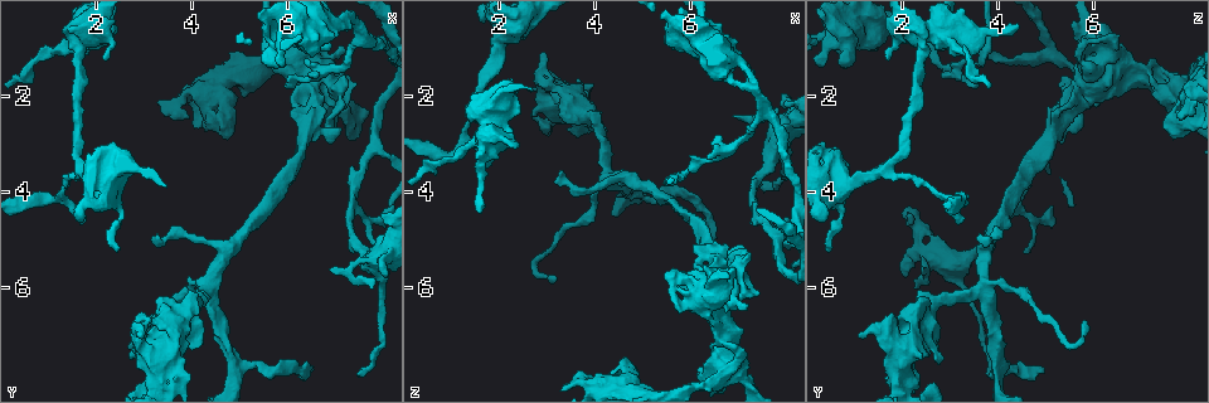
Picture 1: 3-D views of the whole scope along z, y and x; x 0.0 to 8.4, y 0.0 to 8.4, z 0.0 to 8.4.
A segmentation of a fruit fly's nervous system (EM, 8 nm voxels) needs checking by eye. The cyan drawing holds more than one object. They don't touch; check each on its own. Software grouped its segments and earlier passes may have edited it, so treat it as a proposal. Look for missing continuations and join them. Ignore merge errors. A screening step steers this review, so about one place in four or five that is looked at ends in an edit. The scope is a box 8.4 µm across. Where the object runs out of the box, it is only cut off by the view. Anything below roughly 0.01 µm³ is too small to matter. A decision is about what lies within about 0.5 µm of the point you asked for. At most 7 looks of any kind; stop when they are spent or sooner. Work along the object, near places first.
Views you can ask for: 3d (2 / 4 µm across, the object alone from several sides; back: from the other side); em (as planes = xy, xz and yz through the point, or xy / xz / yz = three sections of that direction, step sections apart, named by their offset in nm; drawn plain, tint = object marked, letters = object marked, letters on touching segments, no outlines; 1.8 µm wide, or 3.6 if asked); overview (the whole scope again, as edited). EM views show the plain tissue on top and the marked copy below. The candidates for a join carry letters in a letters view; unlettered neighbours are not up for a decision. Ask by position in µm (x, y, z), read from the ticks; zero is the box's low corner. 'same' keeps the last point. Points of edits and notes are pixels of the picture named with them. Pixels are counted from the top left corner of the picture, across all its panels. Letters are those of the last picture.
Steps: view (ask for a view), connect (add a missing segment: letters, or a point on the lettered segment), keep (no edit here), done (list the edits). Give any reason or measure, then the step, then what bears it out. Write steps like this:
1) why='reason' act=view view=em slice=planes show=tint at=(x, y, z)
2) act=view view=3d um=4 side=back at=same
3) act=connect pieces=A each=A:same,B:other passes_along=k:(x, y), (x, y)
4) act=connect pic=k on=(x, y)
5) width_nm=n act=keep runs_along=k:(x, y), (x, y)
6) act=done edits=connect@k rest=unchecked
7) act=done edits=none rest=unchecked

why='closes a loop' act=view view=em slice=xy step=16 show=tint at=(1.60, 0.95, 3.45)

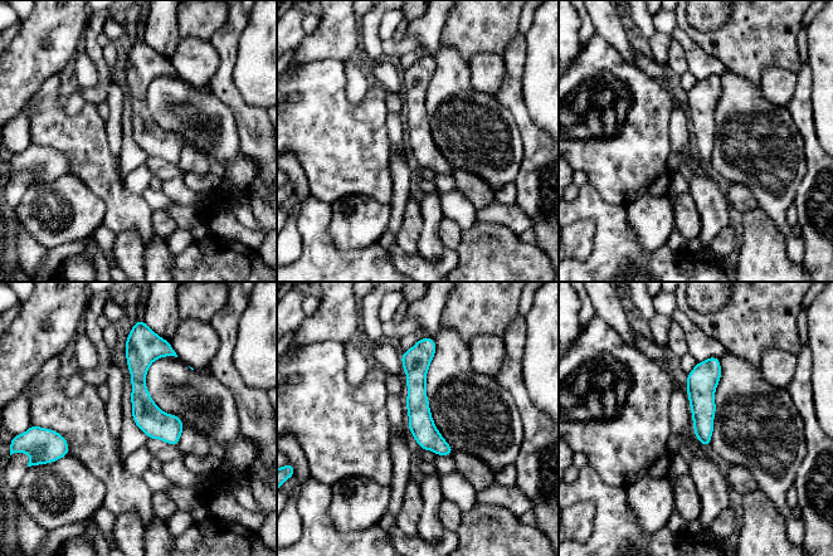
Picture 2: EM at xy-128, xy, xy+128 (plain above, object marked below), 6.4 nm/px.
act=view view=em slice=planes show=letters at=same

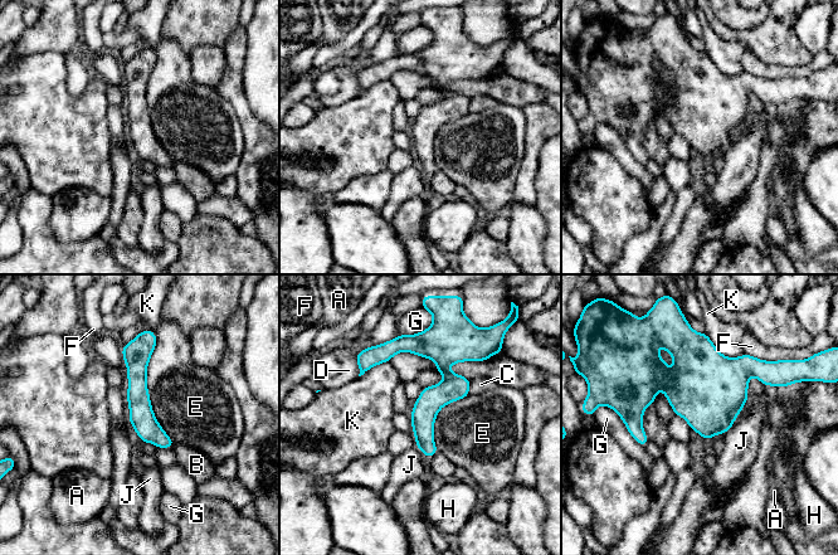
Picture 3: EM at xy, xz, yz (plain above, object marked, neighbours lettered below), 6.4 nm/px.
act=keep each=A:other,B:other,C:other,D:other,E:other,F:other,G:other,H:other,J:other,K:other runs_along=3:(414, 340), (447, 374), (425, 409), (429, 453) found='no lettered segment goes on from it'

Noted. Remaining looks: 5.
why='sudden change in width' act=view view=3d um=2 side=back at=(6.80, 2.00, 7.60)

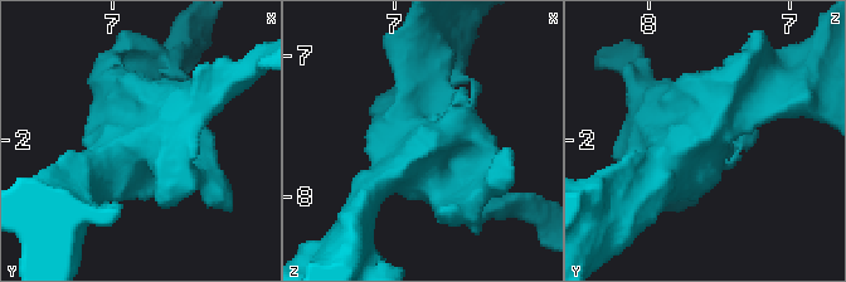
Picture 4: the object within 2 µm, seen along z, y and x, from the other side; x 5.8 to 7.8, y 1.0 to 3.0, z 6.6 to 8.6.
arms=4 why='shape alone is not enough' act=view view=em slice=yz step=4 show=letters at=(6.86, 1.92, 7.60)

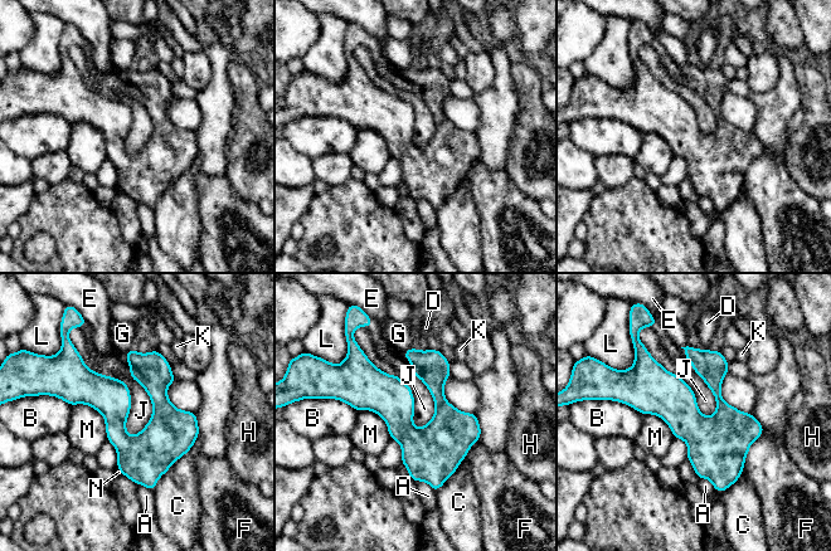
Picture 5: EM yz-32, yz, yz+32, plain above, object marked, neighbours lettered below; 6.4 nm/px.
act=keep each=A:other,B:other,C:other,D:other,E:other,F:other,G:other,H:other,J:other,K:other,L:other,M:other,N:other found='none of them fits'

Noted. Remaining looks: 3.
why='a fork' act=view view=em um=3.6 slice=planes show=letters at=(6.45, 2.65, 5.25)

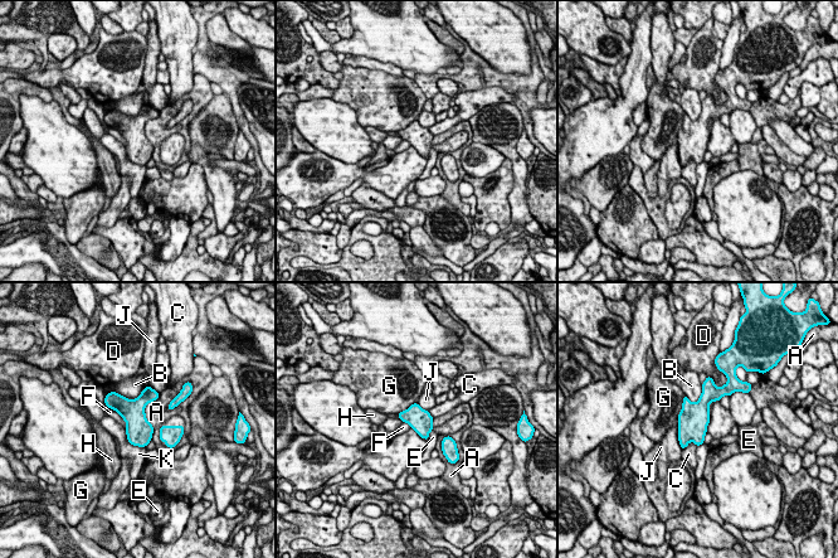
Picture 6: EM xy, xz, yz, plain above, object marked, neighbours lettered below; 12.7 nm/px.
act=keep each=A:other,B:other,C:other,D:other,E:other,F:other,G:other,H:other,J:other,K:other found='none of them fits'

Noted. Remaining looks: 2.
act=done edits=none rest=unchecked

